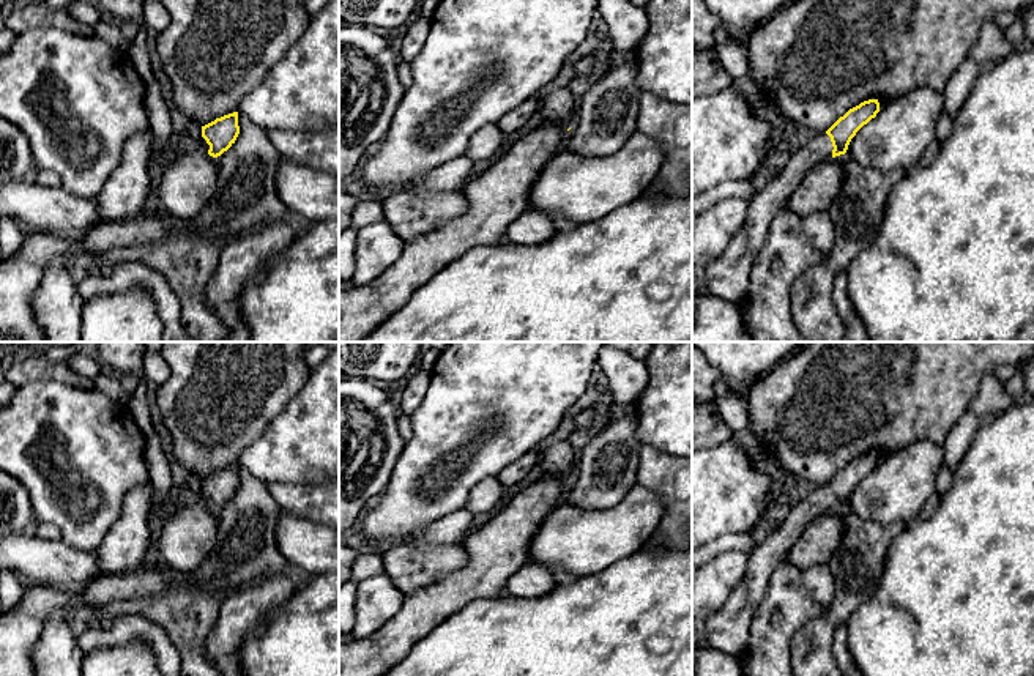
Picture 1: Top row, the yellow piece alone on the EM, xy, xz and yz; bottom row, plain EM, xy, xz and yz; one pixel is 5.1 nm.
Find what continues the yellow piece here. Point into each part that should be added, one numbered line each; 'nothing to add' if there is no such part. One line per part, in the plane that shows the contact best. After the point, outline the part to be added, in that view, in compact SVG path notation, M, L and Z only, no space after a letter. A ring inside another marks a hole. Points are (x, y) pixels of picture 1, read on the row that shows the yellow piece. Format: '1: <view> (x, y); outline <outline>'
1: yz (725, 278); outline M821 132L790 158L782 172L752 197L746 222L727 249L711 263L692 266L692 295L716 296L728 303L746 299L752 262L764 246L774 217L783 210L805 173L832 158L832 150L831 137Z

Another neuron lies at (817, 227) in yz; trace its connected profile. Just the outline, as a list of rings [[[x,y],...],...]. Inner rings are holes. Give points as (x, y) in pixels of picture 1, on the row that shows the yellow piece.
[[[818,211],[801,217],[802,235],[824,257],[834,247],[834,225],[828,211]]]

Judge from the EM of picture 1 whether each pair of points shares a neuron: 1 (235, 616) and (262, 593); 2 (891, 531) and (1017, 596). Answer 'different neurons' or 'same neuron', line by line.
1: same neuron
2: different neurons

